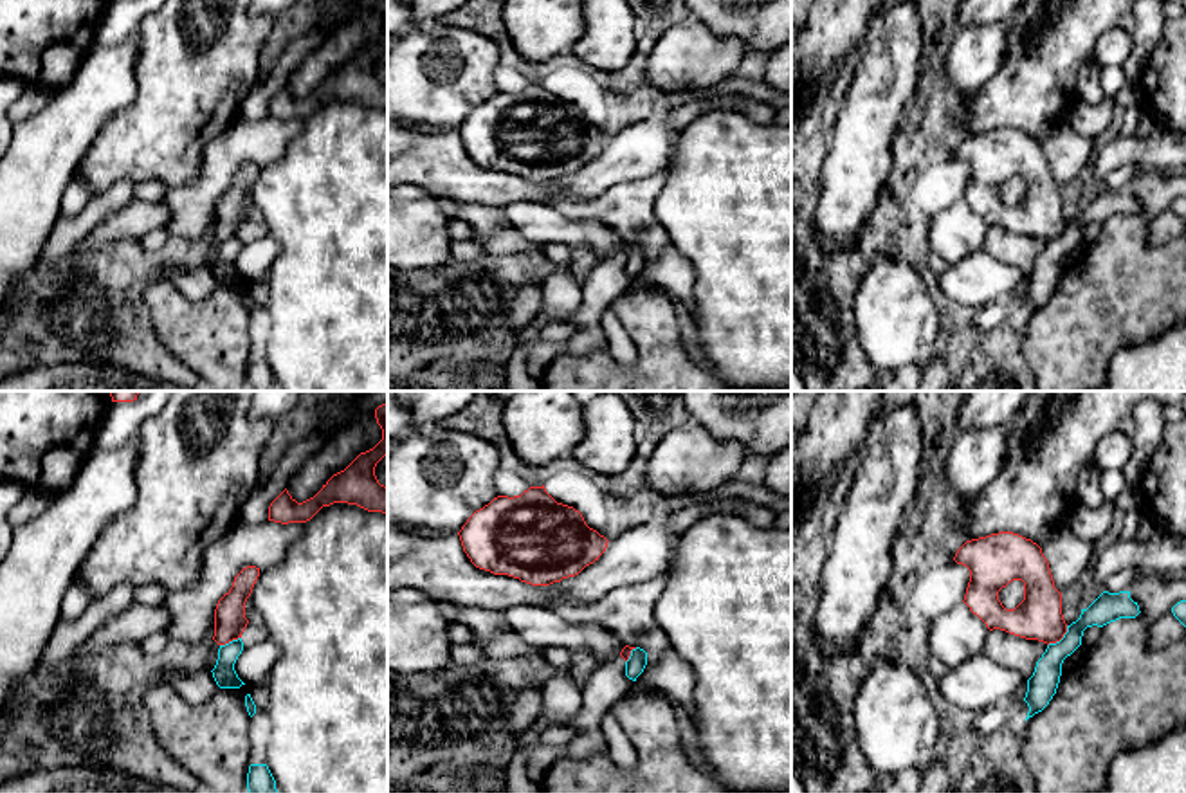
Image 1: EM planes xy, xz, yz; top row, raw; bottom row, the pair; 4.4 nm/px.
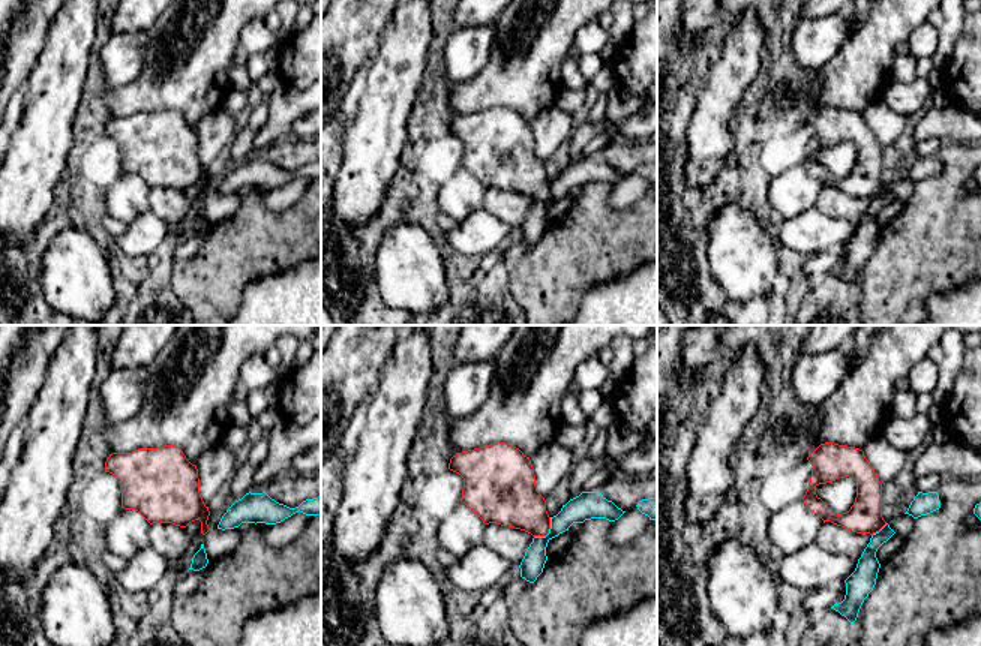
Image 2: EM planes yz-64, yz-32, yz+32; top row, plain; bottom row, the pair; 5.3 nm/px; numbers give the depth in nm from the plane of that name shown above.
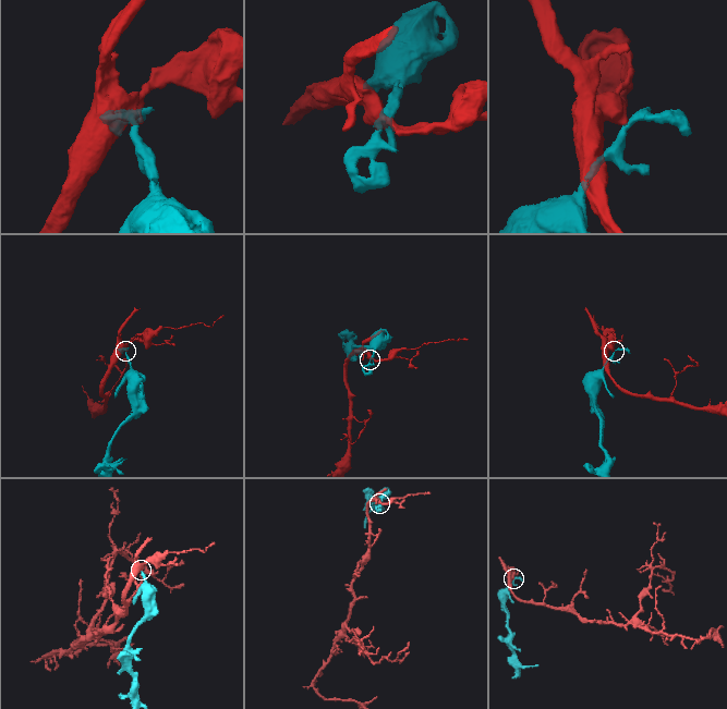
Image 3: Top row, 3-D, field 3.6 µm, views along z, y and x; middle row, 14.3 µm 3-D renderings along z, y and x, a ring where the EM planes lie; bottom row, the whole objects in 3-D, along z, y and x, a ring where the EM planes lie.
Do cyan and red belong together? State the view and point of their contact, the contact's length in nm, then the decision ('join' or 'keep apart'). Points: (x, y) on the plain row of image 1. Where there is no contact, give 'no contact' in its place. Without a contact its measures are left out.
meets cyan in yz at (1062, 235); contact 130 nm long; join

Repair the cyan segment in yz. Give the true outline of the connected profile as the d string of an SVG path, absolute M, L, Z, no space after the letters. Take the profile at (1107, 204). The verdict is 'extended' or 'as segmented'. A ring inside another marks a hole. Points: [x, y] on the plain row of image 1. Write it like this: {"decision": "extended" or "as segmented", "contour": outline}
{"decision": "extended", "contour": "M1013 128L966 137L953 157L970 166L962 198L990 227L1000 225L1047 242L1027 276L1026 317L1042 308L1056 290L1062 260L1081 242L1087 223L1103 223L1141 209L1130 187L1103 187L1087 205L1081 205L1076 218L1067 222L1062 211L1062 189L1054 184L1042 144ZM1013 177L1024 178L1024 196L1015 205L1006 205L999 187Z"}

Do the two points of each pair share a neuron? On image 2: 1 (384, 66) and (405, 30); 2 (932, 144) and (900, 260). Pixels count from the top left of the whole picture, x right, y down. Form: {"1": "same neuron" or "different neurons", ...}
{"1": "same neuron", "2": "different neurons"}

